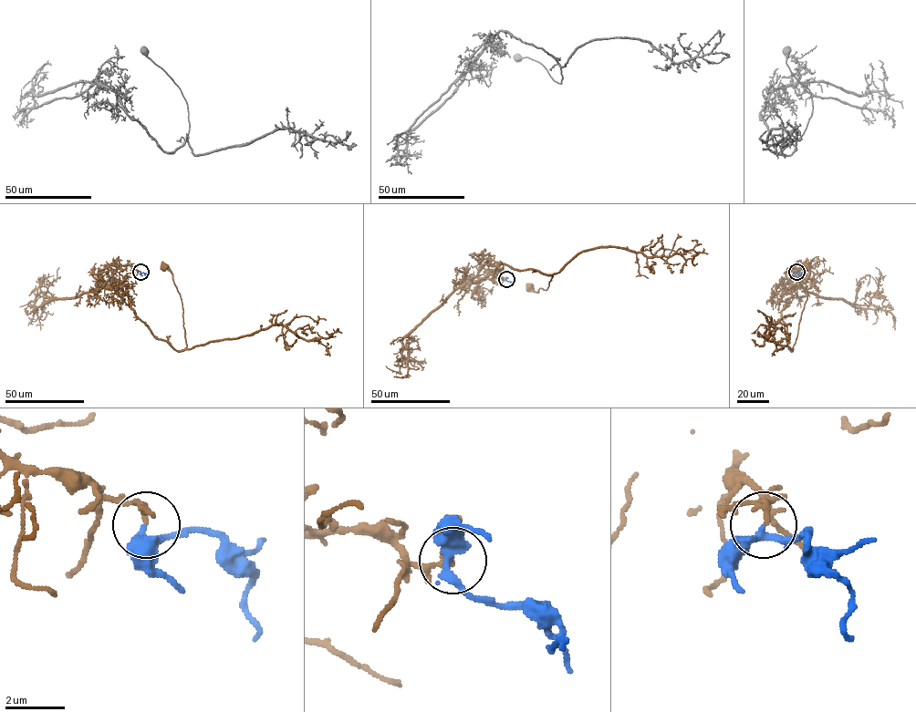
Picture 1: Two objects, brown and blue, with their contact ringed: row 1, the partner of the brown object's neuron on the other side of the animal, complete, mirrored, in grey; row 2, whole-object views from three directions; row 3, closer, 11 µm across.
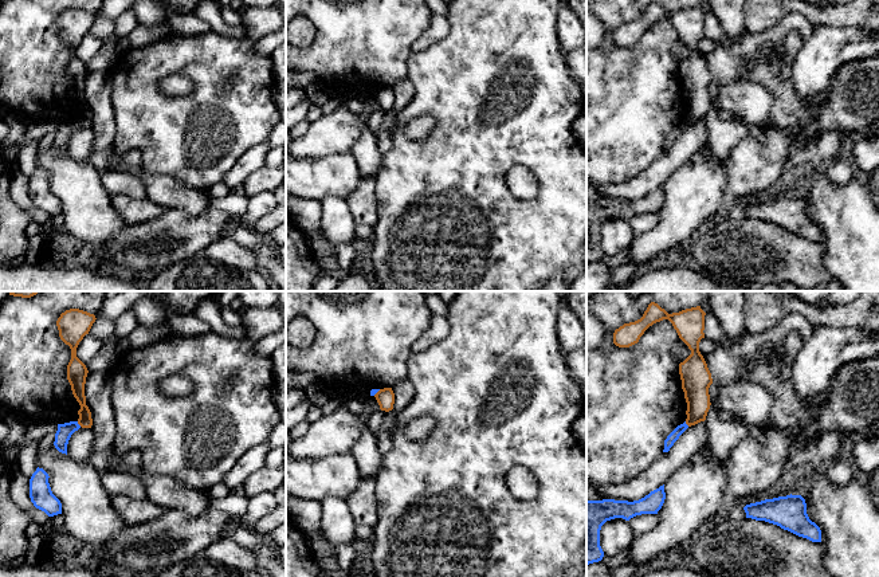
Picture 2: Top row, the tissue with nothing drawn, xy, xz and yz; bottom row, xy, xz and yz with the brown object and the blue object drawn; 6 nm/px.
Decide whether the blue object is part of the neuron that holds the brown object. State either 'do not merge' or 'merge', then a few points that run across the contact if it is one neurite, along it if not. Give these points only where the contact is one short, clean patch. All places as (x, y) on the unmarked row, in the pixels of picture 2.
do not merge; line xy (77, 121), (81, 125)

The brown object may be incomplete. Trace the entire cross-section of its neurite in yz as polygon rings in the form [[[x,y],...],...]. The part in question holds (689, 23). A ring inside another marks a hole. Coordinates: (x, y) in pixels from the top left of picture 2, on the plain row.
[[[651,1],[643,16],[635,21],[624,23],[613,32],[613,43],[629,47],[639,42],[644,31],[656,21],[668,19],[679,38],[688,46],[691,54],[679,63],[682,89],[687,102],[688,126],[706,119],[710,109],[709,87],[713,83],[711,72],[699,51],[699,42],[705,38],[705,15],[701,5],[668,13],[658,3]]]

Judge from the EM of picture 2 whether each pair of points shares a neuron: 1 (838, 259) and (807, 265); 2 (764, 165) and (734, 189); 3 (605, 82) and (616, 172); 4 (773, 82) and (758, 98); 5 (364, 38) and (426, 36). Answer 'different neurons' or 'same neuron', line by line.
1: different neurons
2: same neuron
3: same neuron
4: different neurons
5: different neurons

